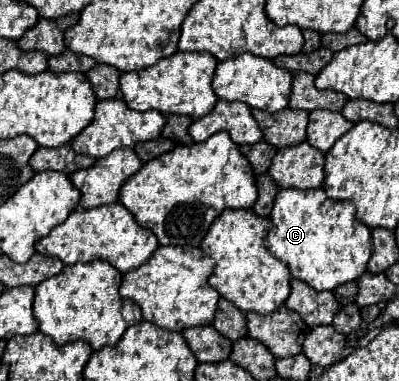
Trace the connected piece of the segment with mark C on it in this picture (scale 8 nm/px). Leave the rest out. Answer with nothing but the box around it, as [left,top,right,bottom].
[265,187,373,291]

